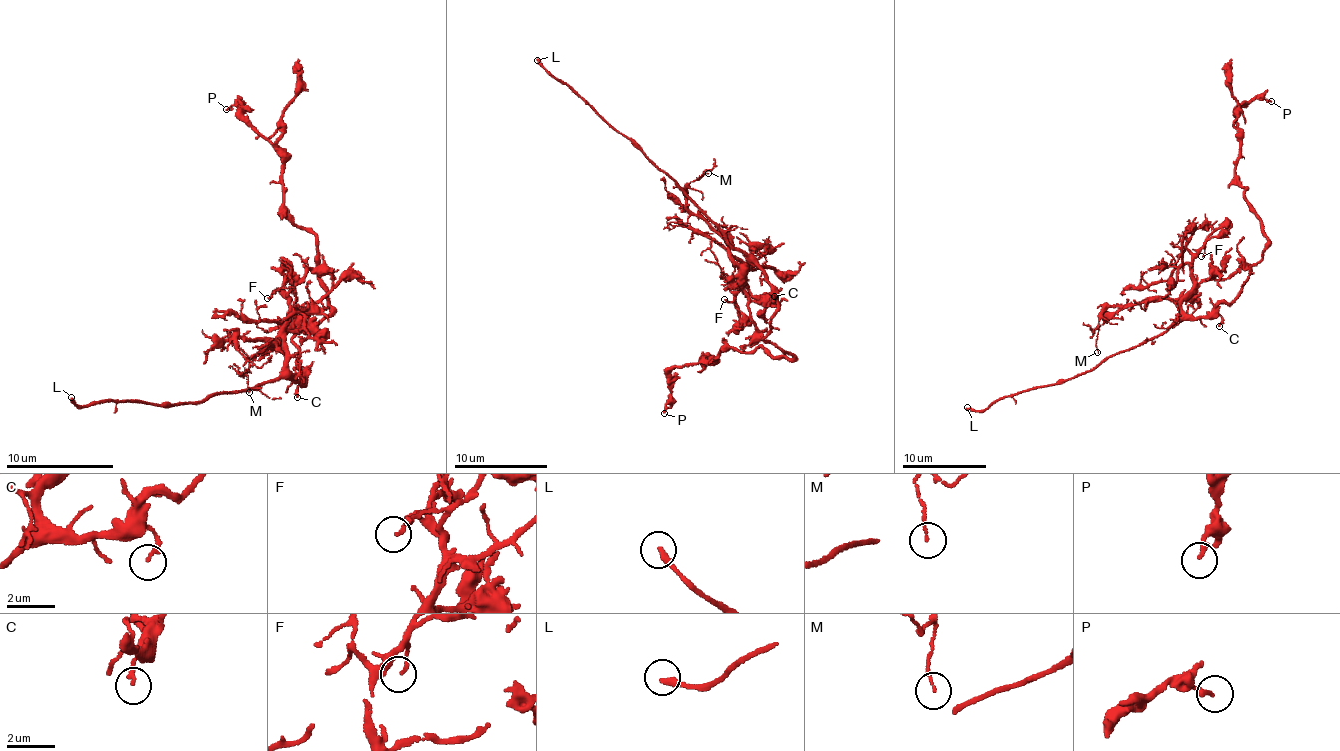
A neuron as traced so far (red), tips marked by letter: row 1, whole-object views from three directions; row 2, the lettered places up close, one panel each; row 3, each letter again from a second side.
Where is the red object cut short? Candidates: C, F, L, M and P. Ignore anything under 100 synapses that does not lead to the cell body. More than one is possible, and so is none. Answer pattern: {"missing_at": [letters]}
{"missing_at": ["L"]}

